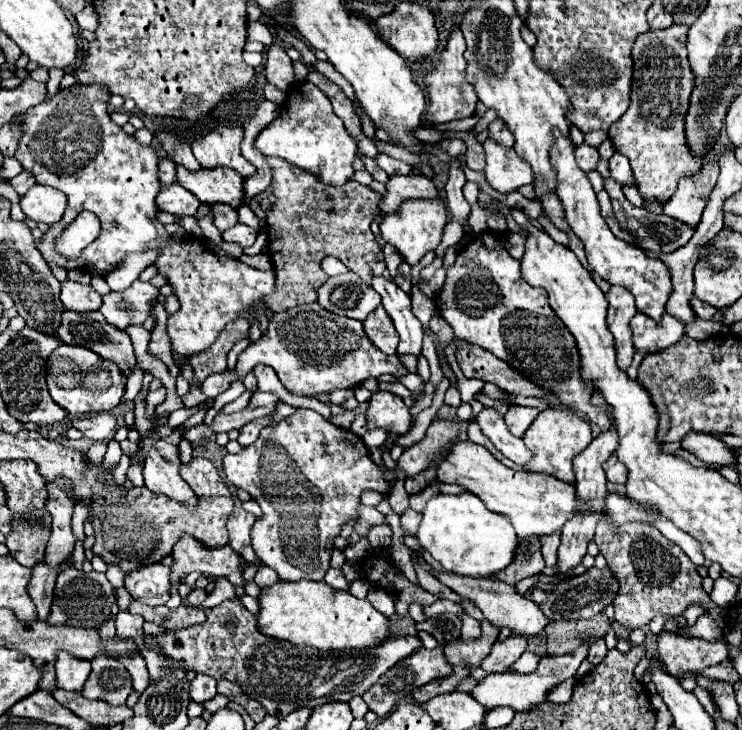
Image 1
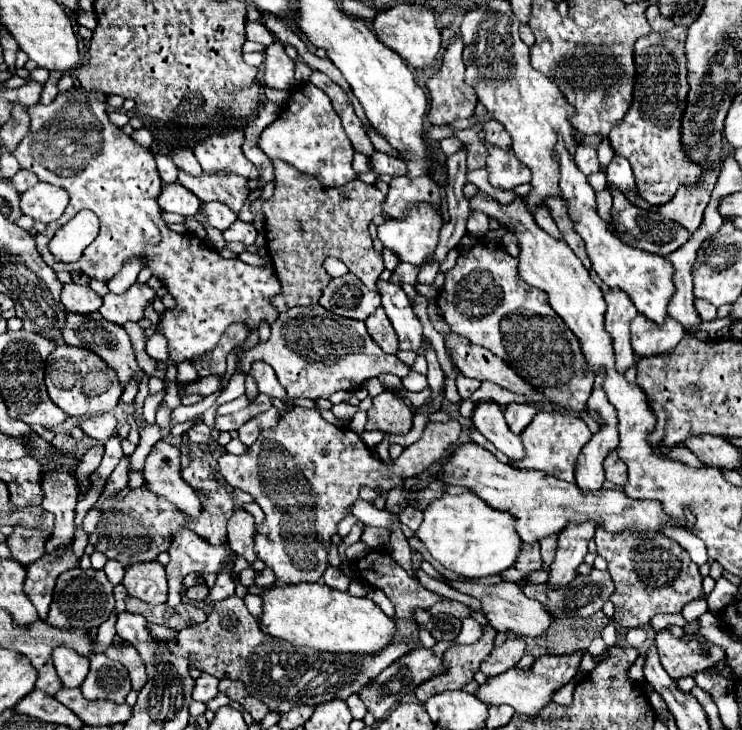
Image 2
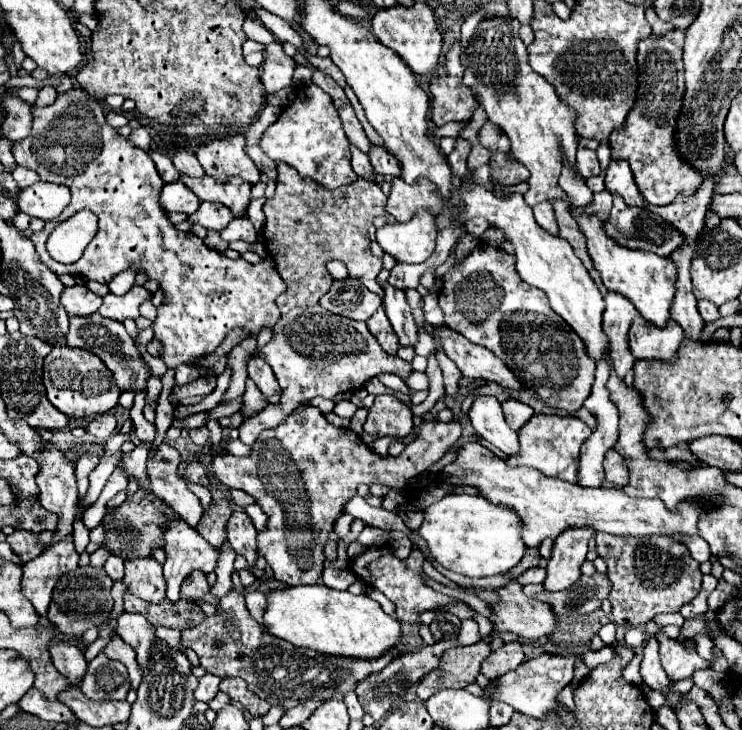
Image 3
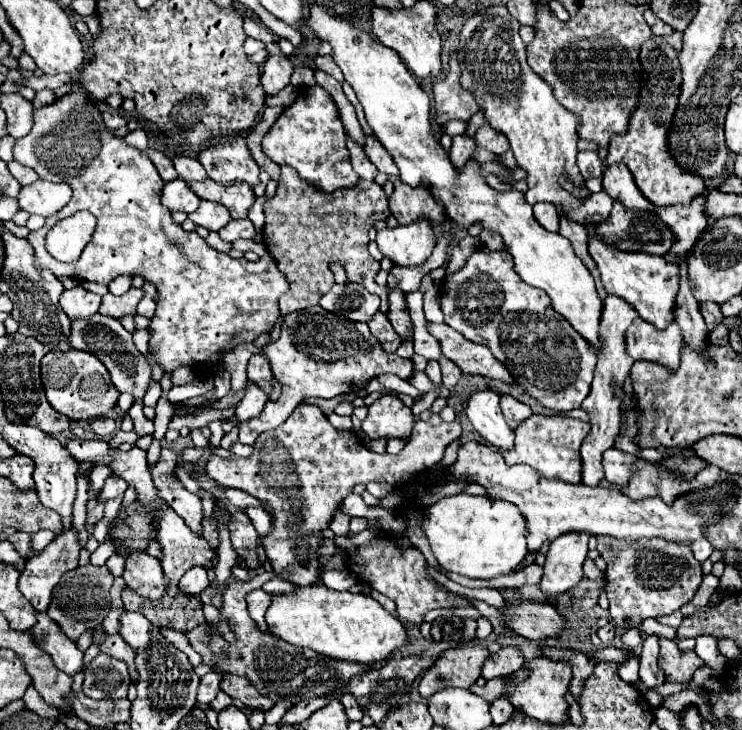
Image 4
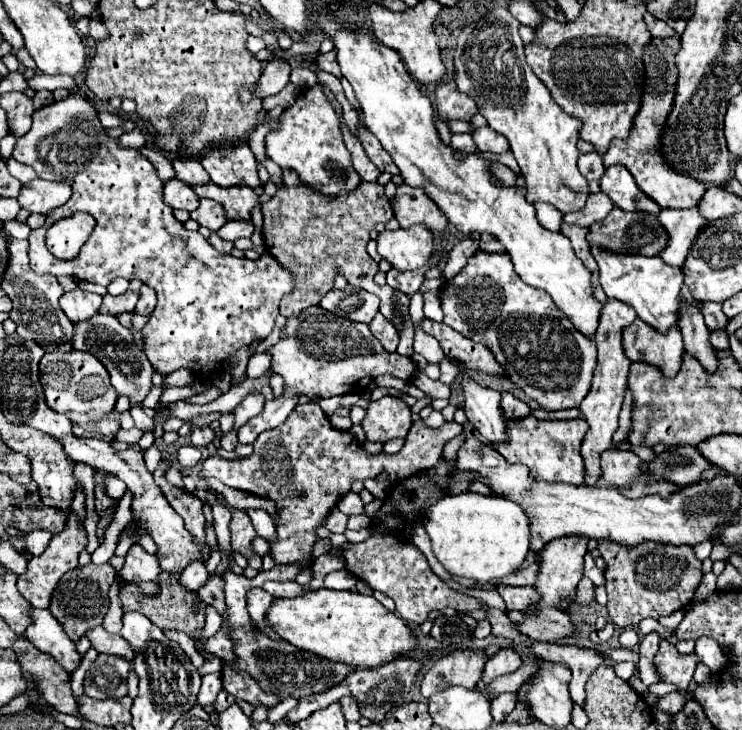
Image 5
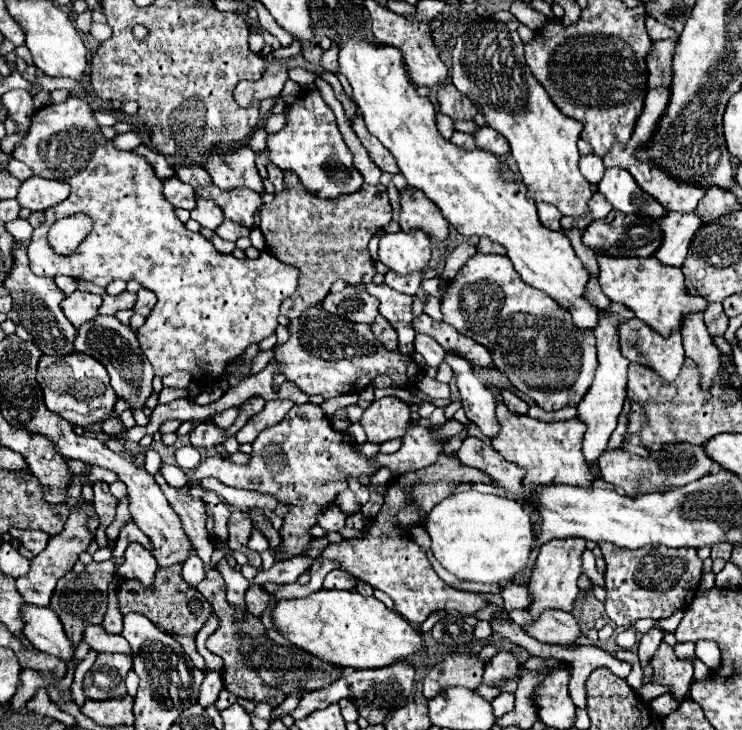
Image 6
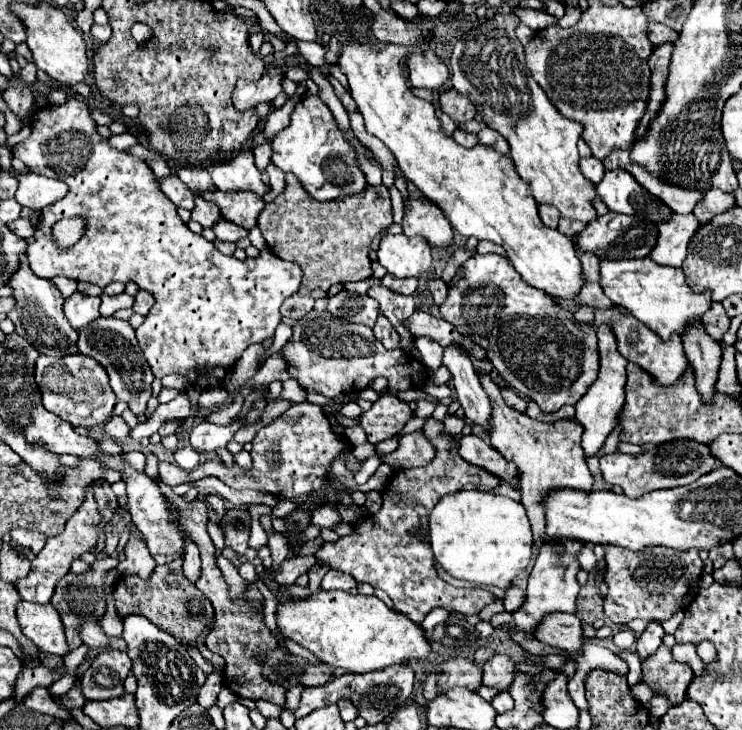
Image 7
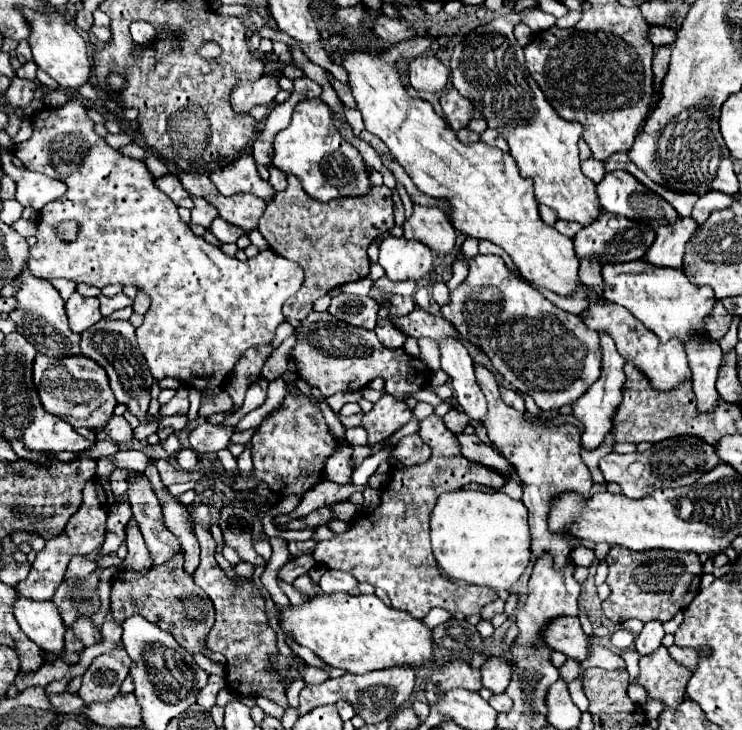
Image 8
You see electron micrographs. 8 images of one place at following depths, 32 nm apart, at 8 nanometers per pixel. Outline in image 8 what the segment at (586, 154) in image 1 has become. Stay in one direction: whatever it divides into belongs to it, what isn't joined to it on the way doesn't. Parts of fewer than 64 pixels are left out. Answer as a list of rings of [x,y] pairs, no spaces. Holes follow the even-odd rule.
[[[588,158],[588,160],[584,160],[582,162],[582,172],[590,178],[590,180],[594,180],[596,184],[604,178],[604,162],[598,162],[596,158]]]

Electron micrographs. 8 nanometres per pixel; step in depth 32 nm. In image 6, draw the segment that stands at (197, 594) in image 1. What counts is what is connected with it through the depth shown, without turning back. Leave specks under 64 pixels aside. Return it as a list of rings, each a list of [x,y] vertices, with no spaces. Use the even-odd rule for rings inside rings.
[[[192,548],[190,552],[192,552],[192,554],[186,558],[186,564],[182,566],[182,578],[184,578],[190,586],[196,586],[196,584],[204,578],[204,566],[202,566],[202,560],[198,558],[196,548]]]

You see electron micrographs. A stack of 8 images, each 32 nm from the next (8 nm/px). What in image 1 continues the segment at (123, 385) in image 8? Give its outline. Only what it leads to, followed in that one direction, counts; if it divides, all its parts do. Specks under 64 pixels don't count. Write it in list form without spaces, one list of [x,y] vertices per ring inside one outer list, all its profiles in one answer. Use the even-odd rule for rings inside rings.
[[[64,310],[64,322],[60,326],[60,338],[66,342],[66,344],[76,344],[76,346],[84,346],[84,348],[90,348],[92,352],[96,352],[98,356],[102,356],[104,360],[110,360],[114,362],[118,368],[120,368],[120,374],[124,376],[124,380],[128,378],[128,374],[132,372],[132,368],[136,366],[136,356],[134,356],[134,348],[132,348],[132,342],[130,342],[130,336],[108,324],[104,320],[104,316],[100,312],[68,312]]]

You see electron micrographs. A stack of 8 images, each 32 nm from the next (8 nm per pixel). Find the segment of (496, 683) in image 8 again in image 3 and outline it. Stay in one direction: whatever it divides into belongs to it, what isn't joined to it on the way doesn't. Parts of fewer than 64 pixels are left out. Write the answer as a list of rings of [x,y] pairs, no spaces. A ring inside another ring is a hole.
[[[508,642],[504,644],[500,650],[492,652],[484,664],[482,664],[482,674],[488,680],[494,680],[498,676],[504,676],[510,670],[516,670],[520,664],[524,662],[524,652],[522,646],[516,642]]]

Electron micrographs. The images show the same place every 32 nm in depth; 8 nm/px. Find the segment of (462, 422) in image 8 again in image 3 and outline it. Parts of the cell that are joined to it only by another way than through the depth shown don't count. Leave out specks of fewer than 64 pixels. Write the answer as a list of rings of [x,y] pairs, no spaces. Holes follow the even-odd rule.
[[[298,406],[278,428],[262,432],[252,446],[252,454],[246,458],[238,456],[214,456],[210,464],[212,476],[228,486],[240,488],[256,498],[262,510],[268,514],[268,528],[258,534],[258,552],[266,558],[268,566],[274,570],[278,580],[284,580],[290,586],[298,584],[316,584],[324,570],[322,548],[328,540],[334,520],[344,512],[348,498],[356,494],[358,484],[386,484],[390,488],[404,488],[406,482],[414,476],[424,474],[432,464],[436,464],[444,452],[460,438],[460,422],[452,420],[448,424],[422,422],[418,426],[416,438],[402,450],[400,456],[380,456],[360,440],[358,434],[344,428],[334,428],[316,406]]]

